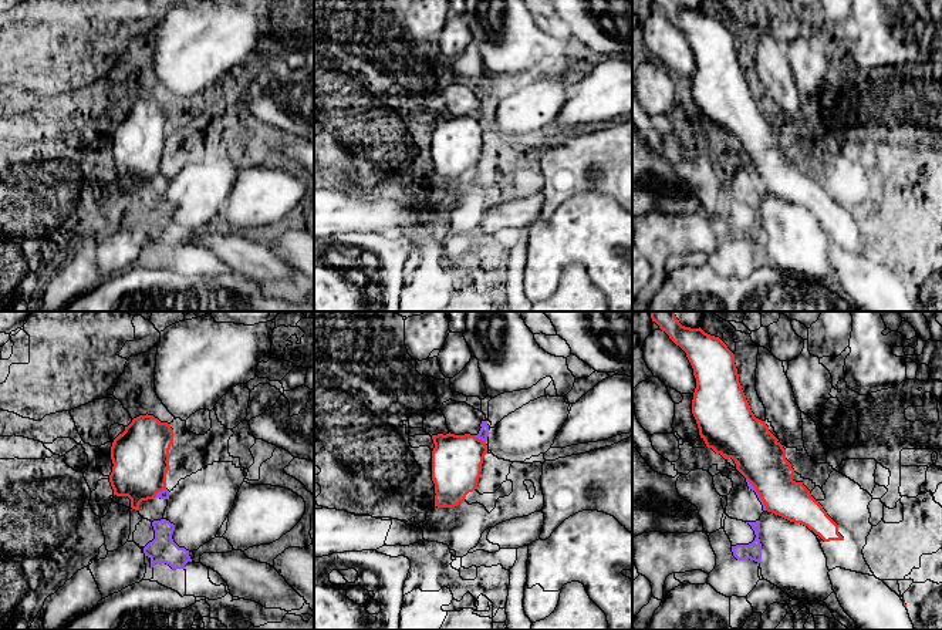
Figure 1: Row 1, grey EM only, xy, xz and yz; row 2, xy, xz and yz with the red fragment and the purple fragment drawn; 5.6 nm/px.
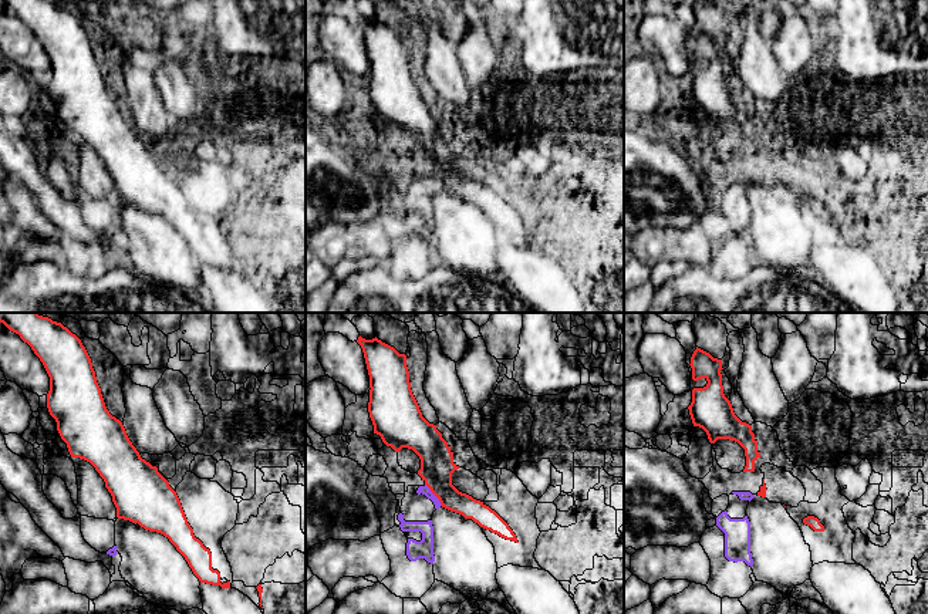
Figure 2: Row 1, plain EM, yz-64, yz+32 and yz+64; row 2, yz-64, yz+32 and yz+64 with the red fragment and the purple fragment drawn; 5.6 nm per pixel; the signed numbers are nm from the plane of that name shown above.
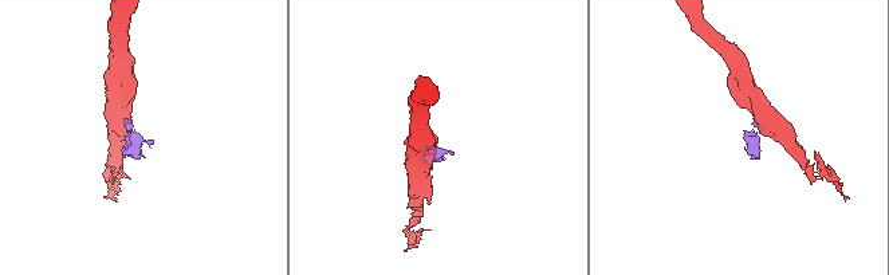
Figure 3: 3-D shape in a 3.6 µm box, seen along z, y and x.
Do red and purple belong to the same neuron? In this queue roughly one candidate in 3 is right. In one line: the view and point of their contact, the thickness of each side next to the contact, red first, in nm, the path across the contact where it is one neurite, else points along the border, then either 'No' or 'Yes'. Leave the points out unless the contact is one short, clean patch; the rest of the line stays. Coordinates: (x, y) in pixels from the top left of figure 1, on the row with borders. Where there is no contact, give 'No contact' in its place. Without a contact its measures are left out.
Touches red at xz (478, 438). Thickness 280 nm (red) against 60 nm. Boundary: xz (473, 435), (485, 442). No

